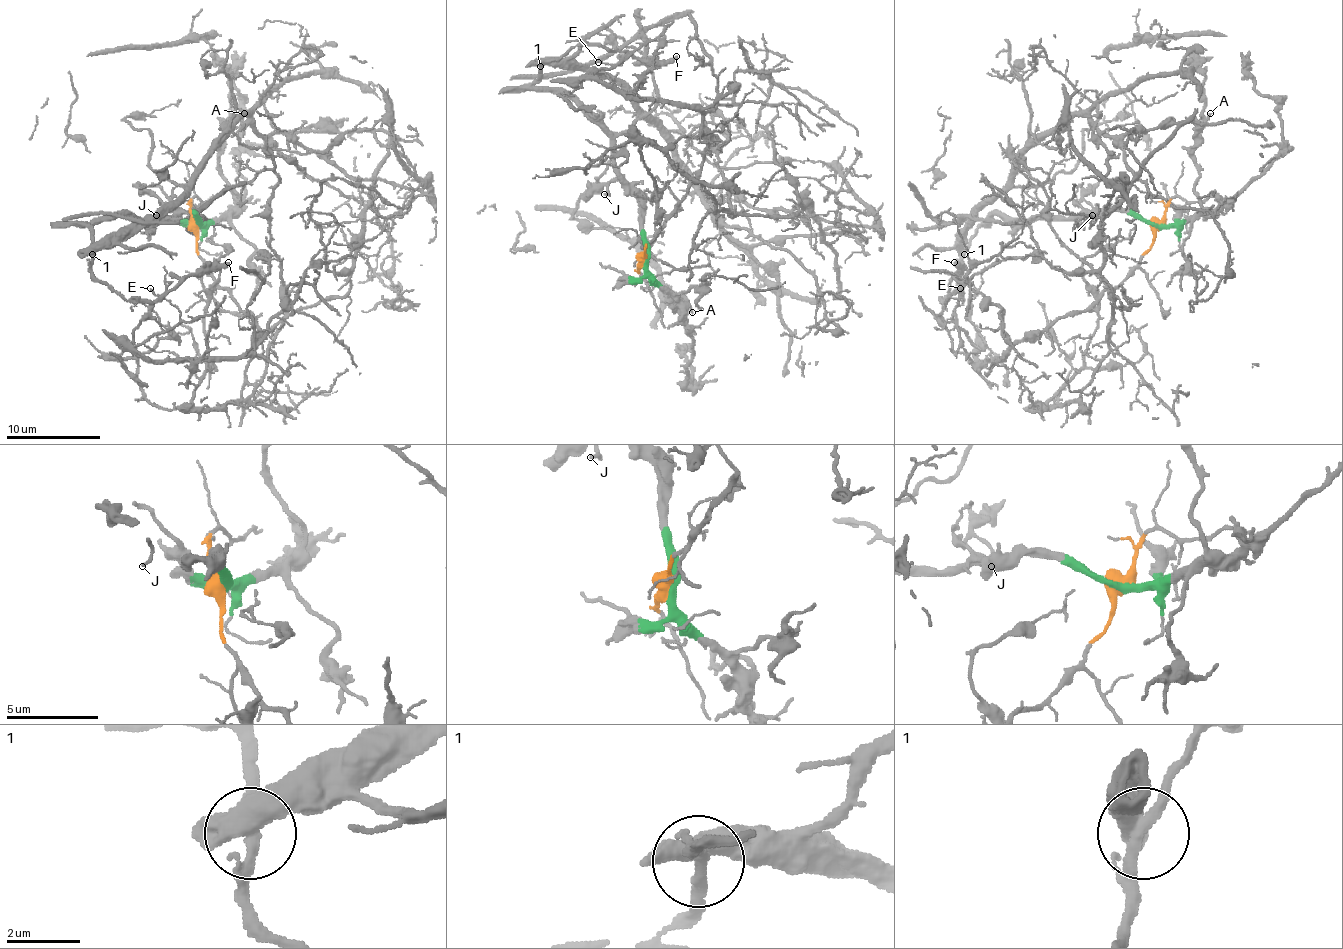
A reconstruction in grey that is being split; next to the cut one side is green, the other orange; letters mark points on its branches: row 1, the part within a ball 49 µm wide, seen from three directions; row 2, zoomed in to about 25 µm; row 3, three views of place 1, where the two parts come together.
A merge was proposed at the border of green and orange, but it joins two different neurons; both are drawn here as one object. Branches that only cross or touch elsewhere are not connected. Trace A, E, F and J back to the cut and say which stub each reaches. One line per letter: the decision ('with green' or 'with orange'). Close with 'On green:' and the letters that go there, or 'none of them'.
A: with green
E: with orange
F: with green
J: with green
On green: A, F, J

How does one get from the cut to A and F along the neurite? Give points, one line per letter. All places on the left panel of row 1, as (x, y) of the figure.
A: (198, 225), (219, 223), (233, 209), (238, 195), (221, 171), (219, 146), (235, 129), (245, 113)
F: (198, 225), (191, 209), (172, 218), (94, 218), (92, 272), (127, 301), (155, 301), (228, 263)

